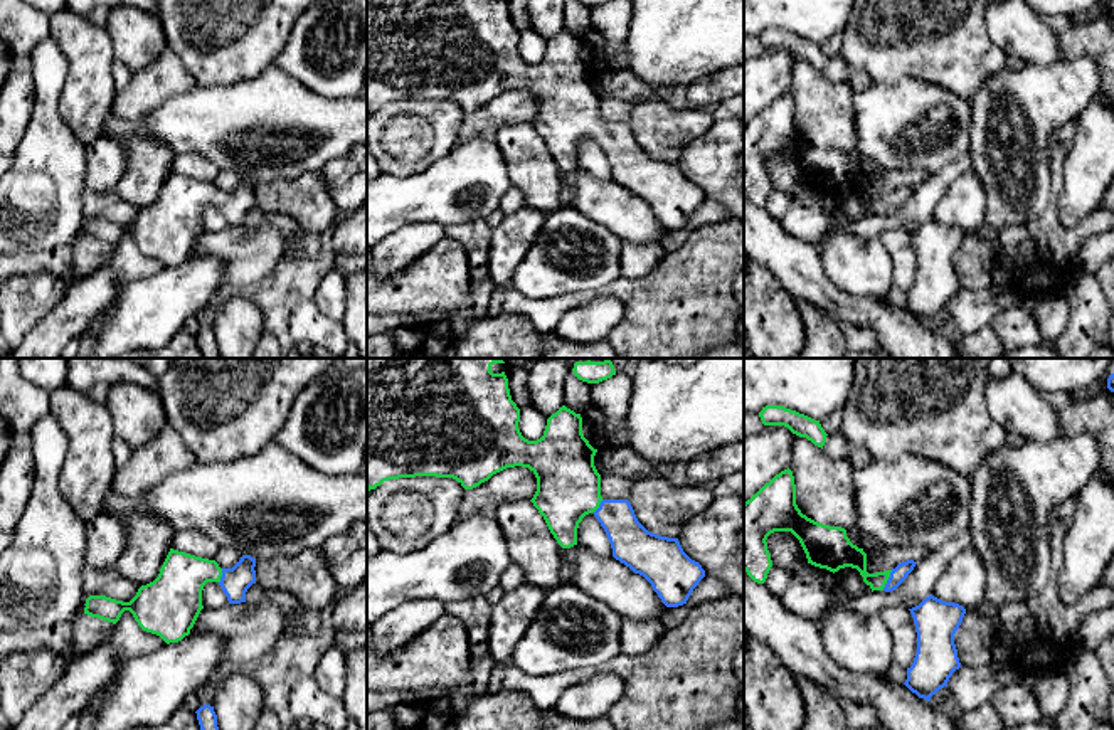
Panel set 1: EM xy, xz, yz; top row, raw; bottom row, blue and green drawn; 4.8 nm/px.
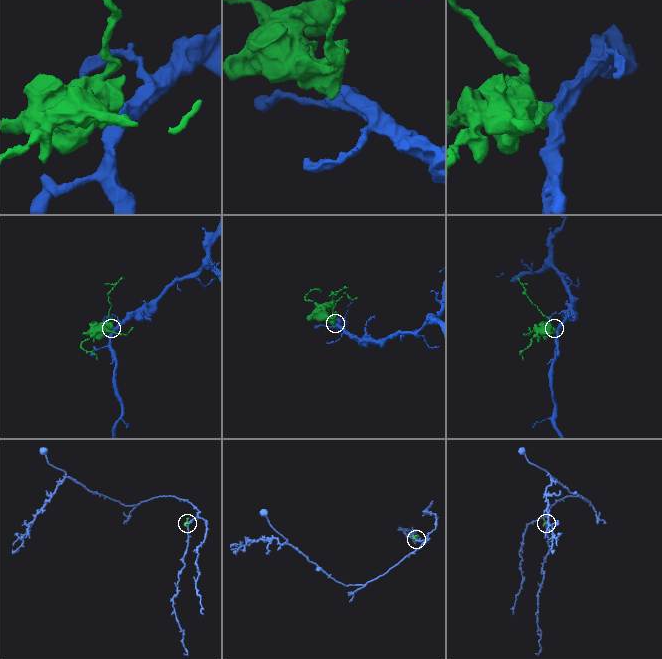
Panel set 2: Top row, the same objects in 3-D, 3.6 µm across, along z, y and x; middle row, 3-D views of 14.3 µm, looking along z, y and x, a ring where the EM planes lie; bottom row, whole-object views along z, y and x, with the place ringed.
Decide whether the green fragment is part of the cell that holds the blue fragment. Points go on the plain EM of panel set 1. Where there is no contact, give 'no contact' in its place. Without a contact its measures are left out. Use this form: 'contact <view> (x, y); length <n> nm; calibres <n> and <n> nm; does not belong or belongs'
contact yz (887, 204); length 110 nm; calibres 80 and 130 nm; belongs

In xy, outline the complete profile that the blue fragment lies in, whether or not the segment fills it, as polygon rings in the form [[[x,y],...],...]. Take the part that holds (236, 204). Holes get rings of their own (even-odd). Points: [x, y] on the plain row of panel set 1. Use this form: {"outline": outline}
{"outline": [[[170,172],[158,200],[141,209],[130,225],[116,224],[106,219],[89,219],[84,237],[116,247],[125,234],[130,234],[138,249],[151,257],[160,259],[167,267],[178,266],[190,257],[202,229],[202,214],[207,205],[217,205],[229,227],[246,225],[247,212],[256,207],[256,182],[242,178],[232,192],[220,192],[215,183],[195,180]]]}

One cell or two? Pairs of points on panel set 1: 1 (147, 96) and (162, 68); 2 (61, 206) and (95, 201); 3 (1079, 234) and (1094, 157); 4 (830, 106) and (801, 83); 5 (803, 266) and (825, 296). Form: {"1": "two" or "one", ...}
{"1": "one", "2": "two", "3": "two", "4": "one", "5": "one"}

